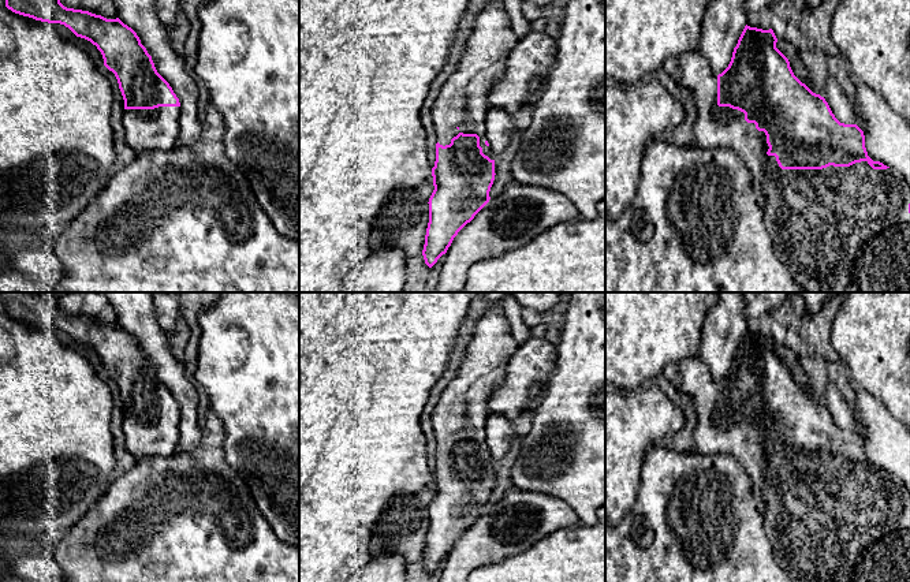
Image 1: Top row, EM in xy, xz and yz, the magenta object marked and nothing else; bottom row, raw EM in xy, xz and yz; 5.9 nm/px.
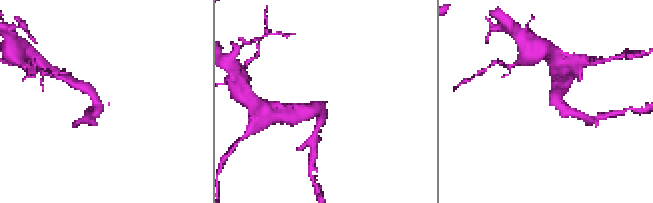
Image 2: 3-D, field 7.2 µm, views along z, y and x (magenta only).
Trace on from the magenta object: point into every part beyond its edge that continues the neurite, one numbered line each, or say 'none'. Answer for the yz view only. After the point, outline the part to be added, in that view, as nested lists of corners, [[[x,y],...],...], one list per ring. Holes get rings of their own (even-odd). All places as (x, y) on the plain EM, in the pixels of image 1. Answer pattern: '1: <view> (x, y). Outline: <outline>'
1: yz (817, 525). Outline: [[[689,357],[668,363],[664,377],[680,392],[693,398],[697,424],[694,429],[694,448],[691,452],[732,455],[746,470],[756,505],[764,518],[764,530],[772,545],[776,563],[787,572],[792,582],[853,582],[853,574],[864,556],[864,549],[890,531],[910,529],[910,493],[900,478],[873,475],[868,467],[850,473],[829,471],[823,475],[782,475],[775,462],[768,462],[767,441],[758,437],[754,429],[745,426],[745,419],[730,413],[717,411],[717,383],[712,378],[708,366],[698,357]]]

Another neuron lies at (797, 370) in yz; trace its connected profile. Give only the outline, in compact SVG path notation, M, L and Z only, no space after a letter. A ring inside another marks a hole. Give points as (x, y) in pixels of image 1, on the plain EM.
M776 348L776 354L788 365L794 381L805 389L808 377L798 357L787 348Z

